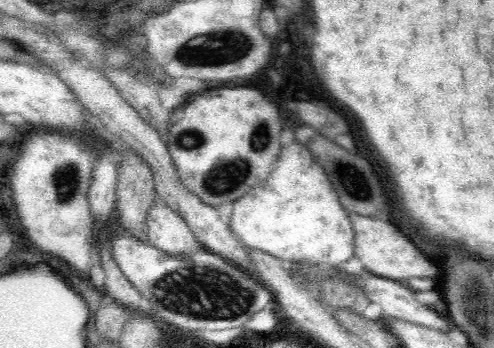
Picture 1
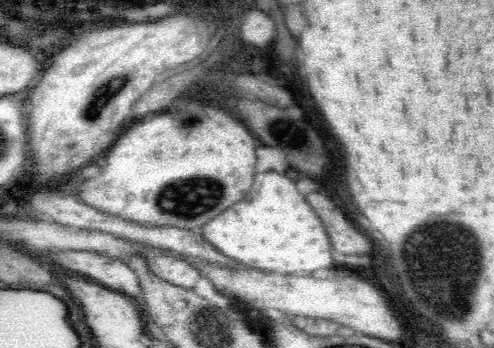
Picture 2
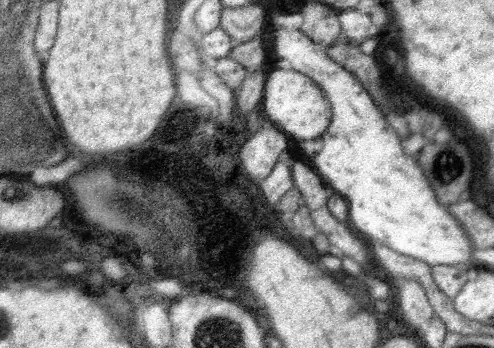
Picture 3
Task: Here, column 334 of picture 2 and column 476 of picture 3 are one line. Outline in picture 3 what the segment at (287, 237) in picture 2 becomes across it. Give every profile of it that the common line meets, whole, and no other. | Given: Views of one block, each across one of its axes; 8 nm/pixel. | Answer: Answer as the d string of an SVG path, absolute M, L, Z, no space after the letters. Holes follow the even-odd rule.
M275 26L271 32L269 48L277 60L287 60L291 70L311 78L321 88L323 98L329 104L331 120L327 130L321 134L321 150L311 156L313 158L311 166L335 194L343 196L349 202L349 226L363 232L367 238L387 246L391 252L423 262L431 268L439 264L475 268L477 262L473 260L473 248L461 224L447 212L443 204L437 202L437 198L433 196L431 188L425 182L427 178L423 176L423 170L417 164L415 156L403 154L403 148L399 146L401 138L397 138L395 130L385 122L381 108L375 106L375 102L371 102L363 84L351 72L347 72L343 66L331 60L331 56L327 54L327 48L315 44L301 30L287 30L287 28Z

